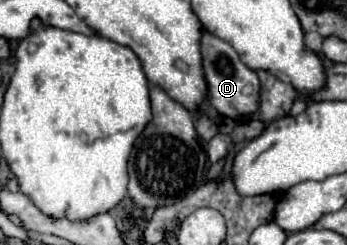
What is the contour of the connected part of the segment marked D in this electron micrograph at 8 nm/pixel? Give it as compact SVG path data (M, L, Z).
M203 32L201 58L203 58L205 80L207 80L207 100L219 114L227 118L241 118L257 110L257 96L259 96L257 74L239 60L239 54L227 42L223 42L211 32Z

